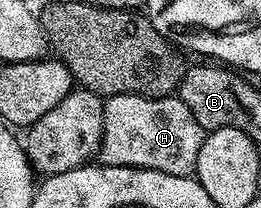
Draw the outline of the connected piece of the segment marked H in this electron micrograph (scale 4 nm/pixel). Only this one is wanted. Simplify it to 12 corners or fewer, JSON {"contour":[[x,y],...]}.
{"contour":[[177,95],[102,105],[107,168],[194,172],[204,130]]}

